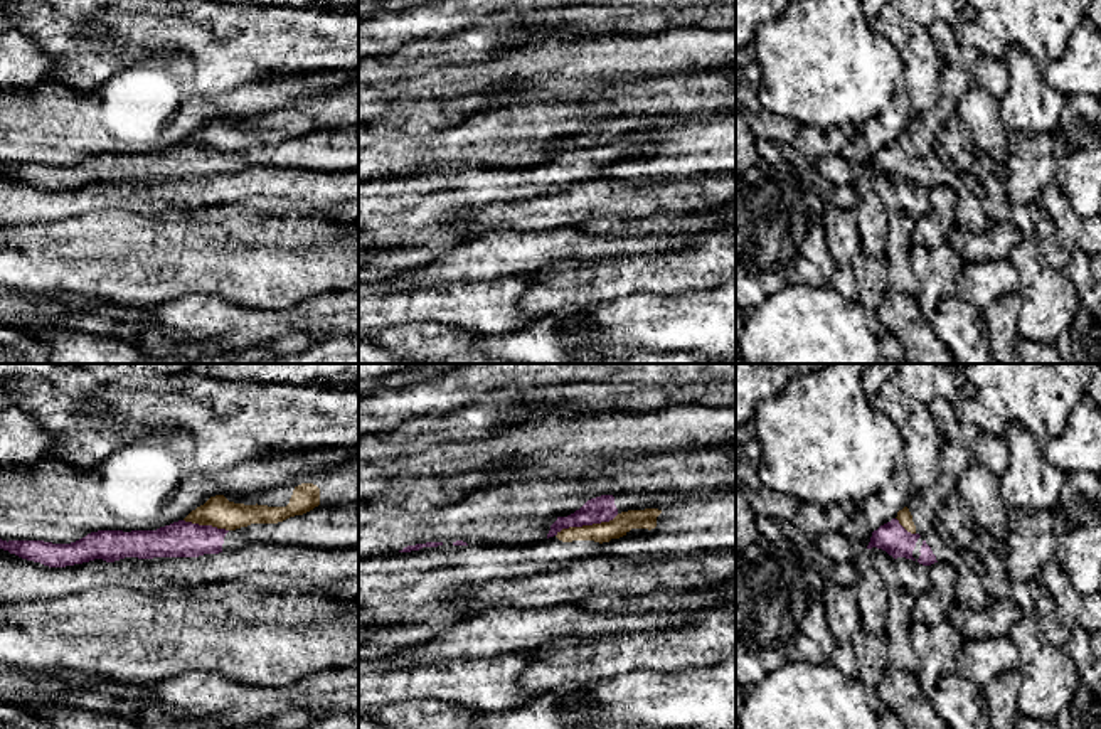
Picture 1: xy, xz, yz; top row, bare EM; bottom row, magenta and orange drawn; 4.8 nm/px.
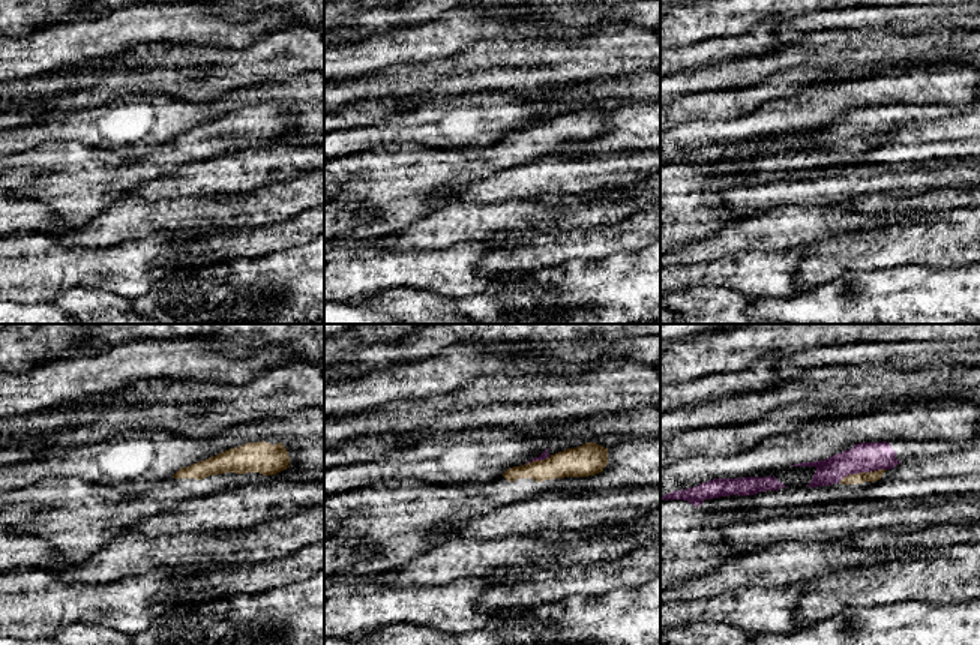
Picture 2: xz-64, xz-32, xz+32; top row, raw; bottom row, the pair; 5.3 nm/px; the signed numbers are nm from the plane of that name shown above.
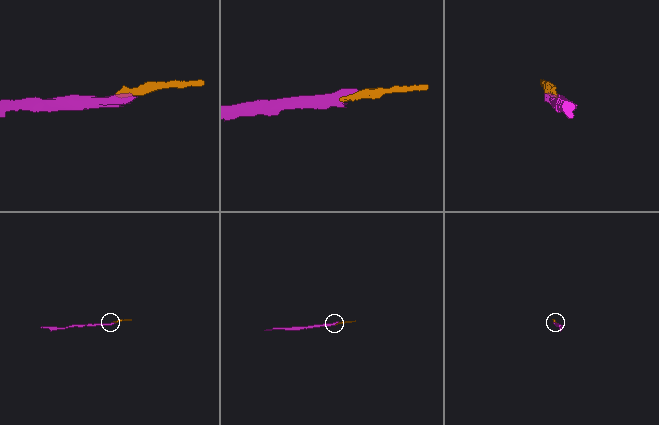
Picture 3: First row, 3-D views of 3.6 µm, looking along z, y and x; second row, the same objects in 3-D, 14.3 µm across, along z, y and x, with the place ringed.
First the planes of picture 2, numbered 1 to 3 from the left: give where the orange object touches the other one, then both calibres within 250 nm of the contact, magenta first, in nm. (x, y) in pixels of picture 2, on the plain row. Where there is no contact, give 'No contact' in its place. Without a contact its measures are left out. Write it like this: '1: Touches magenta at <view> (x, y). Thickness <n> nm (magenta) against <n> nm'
1: No contact
2: Touches magenta at xz-32 (538, 123). Thickness 40 nm (magenta) against 170 nm
3: Touches magenta at xz+32 (862, 135). Thickness 160 nm (magenta) against 60 nm

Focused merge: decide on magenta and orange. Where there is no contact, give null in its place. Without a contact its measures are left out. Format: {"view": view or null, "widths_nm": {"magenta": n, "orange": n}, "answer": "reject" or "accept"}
{"view": "xz", "widths_nm": {"magenta": 130, "orange": 100}, "answer": "accept"}

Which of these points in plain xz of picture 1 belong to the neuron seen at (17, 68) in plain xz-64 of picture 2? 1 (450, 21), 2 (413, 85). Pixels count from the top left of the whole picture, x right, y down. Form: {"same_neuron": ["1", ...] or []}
{"same_neuron": []}

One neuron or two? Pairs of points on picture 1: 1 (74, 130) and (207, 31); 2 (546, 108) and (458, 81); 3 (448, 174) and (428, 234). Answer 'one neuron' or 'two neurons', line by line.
1: two neurons
2: two neurons
3: one neuron

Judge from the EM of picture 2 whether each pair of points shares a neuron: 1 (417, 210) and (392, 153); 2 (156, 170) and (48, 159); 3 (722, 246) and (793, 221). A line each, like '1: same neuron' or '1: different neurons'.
1: same neuron
2: same neuron
3: same neuron

